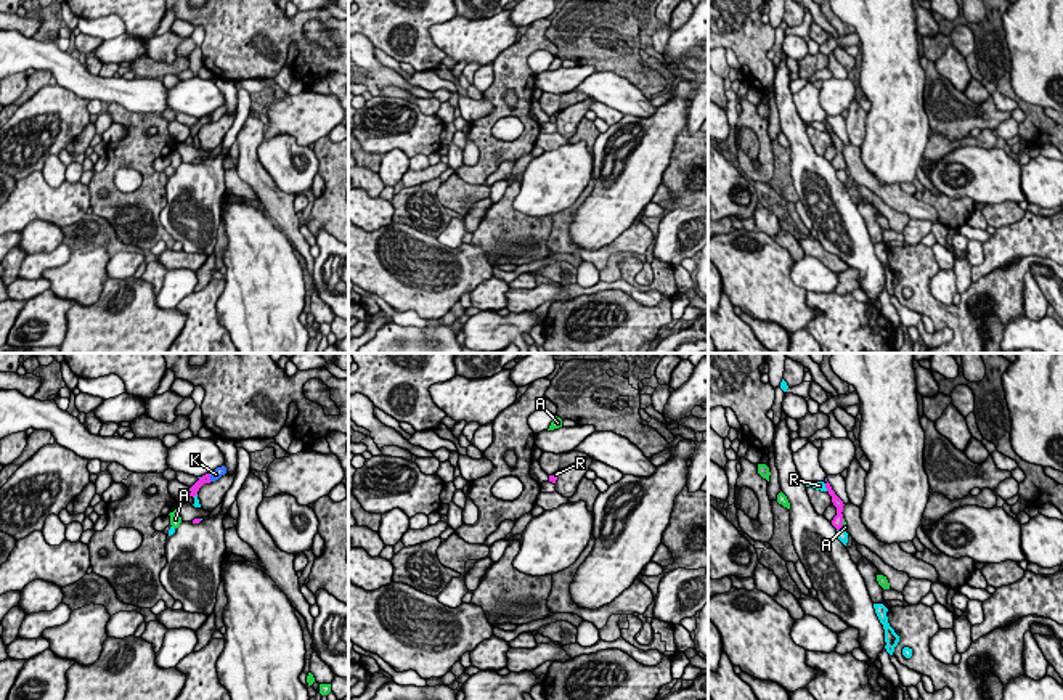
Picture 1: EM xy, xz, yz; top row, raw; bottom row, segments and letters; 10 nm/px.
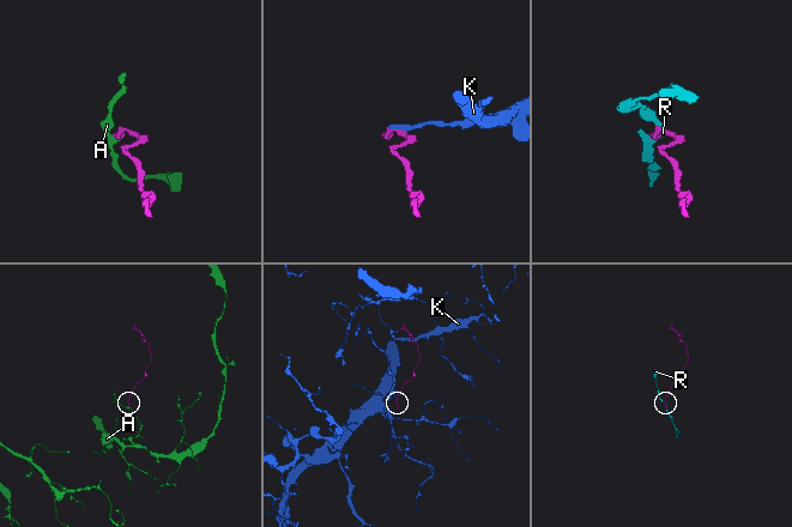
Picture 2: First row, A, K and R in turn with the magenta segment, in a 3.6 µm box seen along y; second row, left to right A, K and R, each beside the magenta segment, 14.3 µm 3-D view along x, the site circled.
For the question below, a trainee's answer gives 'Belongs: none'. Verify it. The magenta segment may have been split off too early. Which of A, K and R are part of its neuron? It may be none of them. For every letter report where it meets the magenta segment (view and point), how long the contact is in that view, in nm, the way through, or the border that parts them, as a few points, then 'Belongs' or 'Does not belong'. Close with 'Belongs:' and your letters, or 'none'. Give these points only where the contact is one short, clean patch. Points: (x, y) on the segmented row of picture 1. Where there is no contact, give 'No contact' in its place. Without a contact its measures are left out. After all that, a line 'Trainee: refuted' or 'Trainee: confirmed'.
A: Touches magenta at yz (842, 524). Shared border 100 nm. Path across: yz (837, 522), (842, 524), (845, 527). Belongs
K: Touches magenta at xy (209, 477). Shared border 100 nm. Boundary: xy (211, 472), (209, 480). Does not belong
R: Touches magenta at yz (826, 487). Shared border 90 nm. Boundary: yz (824, 484), (827, 490). Does not belong
Belongs: A
Trainee: refuted

